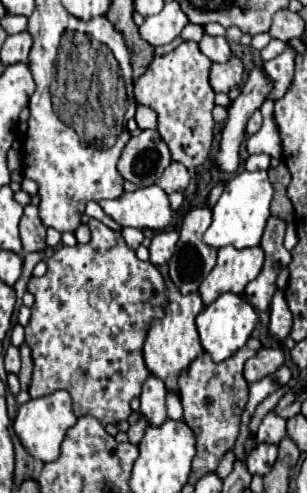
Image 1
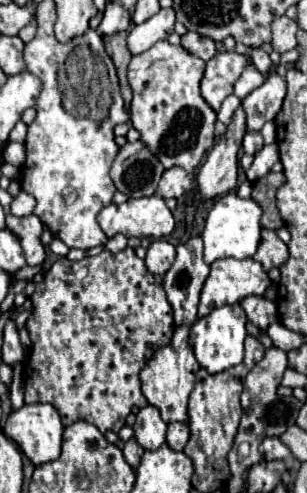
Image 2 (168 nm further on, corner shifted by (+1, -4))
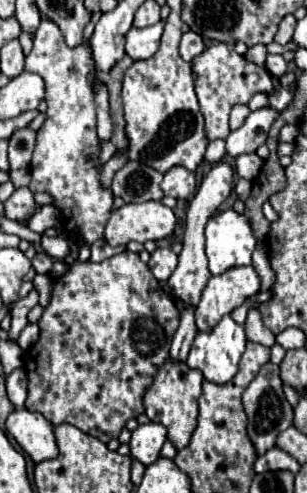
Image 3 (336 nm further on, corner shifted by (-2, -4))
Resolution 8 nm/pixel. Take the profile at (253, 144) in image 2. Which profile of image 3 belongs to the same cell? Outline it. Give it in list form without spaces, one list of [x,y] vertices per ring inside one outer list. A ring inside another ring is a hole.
[[[251,153],[251,155],[239,155],[237,161],[235,161],[235,173],[237,173],[241,179],[253,181],[253,179],[259,175],[261,165],[263,165],[263,159],[259,159],[257,153]]]

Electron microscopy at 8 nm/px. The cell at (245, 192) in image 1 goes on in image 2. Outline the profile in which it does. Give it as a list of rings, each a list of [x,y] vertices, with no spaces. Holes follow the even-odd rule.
[[[234,191],[222,195],[210,209],[202,231],[204,261],[212,263],[222,257],[232,257],[232,259],[252,257],[260,243],[260,231],[262,231],[260,217],[262,217],[262,207],[254,199],[242,199]]]

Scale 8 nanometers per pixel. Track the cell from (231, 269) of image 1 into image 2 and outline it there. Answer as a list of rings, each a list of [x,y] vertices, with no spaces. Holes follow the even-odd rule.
[[[220,259],[210,265],[210,275],[204,283],[202,295],[200,295],[200,305],[198,305],[198,317],[208,315],[212,309],[222,307],[222,305],[234,305],[242,301],[248,295],[264,295],[272,287],[270,277],[262,271],[262,265],[254,259]]]

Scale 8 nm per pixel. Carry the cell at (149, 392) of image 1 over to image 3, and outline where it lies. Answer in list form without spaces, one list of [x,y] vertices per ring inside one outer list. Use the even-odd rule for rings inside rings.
[[[159,423],[139,425],[131,433],[131,441],[129,441],[131,457],[147,467],[159,459],[159,451],[165,441],[167,441],[167,431],[163,425]]]

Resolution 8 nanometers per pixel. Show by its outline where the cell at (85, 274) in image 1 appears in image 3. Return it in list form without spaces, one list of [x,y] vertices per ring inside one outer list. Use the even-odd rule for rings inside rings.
[[[119,253],[101,263],[75,261],[69,271],[55,281],[51,301],[39,319],[39,341],[29,349],[31,359],[25,359],[29,377],[25,407],[39,411],[53,425],[71,423],[103,443],[117,439],[127,419],[145,413],[143,395],[159,371],[159,365],[169,357],[169,345],[177,325],[179,313],[173,299],[159,287],[137,253]]]

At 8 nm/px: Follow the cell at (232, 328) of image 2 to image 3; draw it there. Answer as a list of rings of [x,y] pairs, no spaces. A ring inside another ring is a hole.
[[[225,315],[215,327],[211,333],[197,333],[195,341],[193,341],[193,347],[189,351],[189,357],[187,357],[187,365],[191,369],[199,369],[203,373],[203,377],[211,383],[229,383],[237,369],[239,369],[239,361],[241,361],[241,355],[243,355],[243,349],[245,349],[245,331],[241,325],[237,325],[231,315]]]

